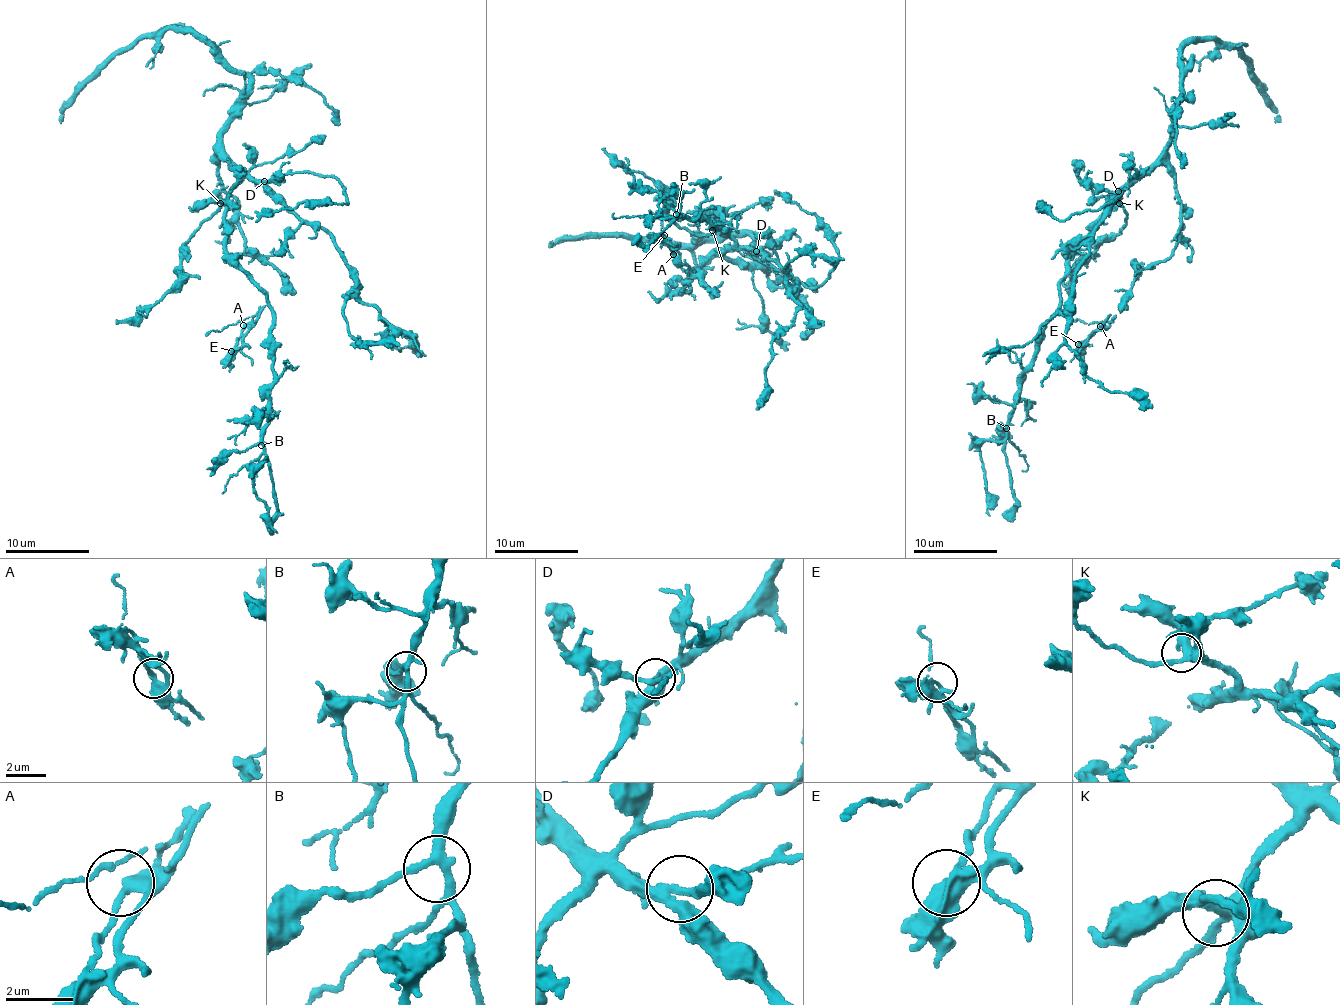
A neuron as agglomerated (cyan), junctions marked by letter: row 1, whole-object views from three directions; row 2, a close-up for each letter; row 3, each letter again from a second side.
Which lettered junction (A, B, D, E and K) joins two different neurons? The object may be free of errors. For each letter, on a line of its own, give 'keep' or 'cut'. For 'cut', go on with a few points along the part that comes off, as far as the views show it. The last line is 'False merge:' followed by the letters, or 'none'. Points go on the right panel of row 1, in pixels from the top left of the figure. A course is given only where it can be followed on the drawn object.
A: keep
B: keep
D: keep
E: keep
K: keep
False merge: none

